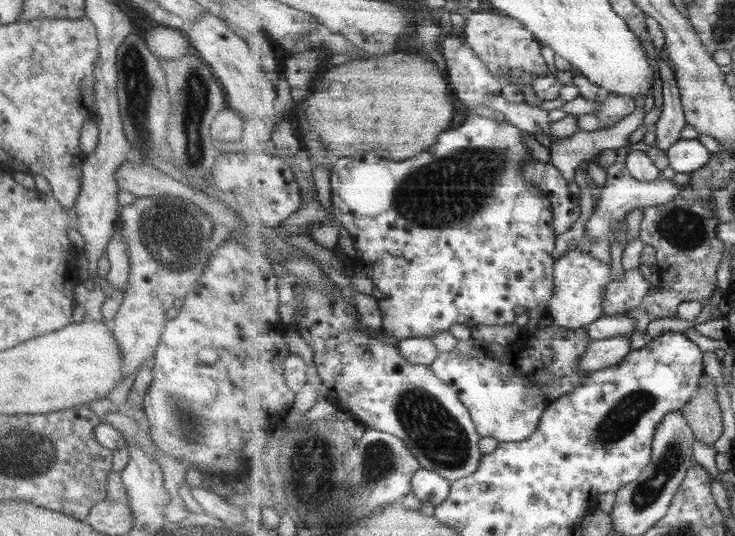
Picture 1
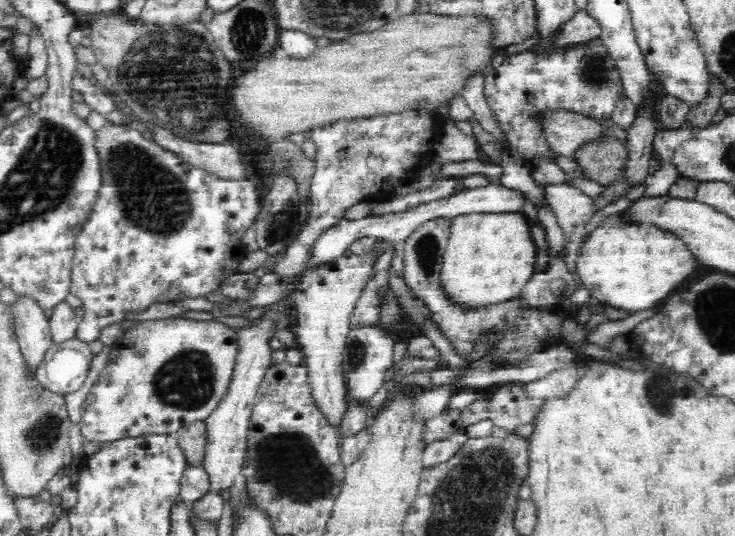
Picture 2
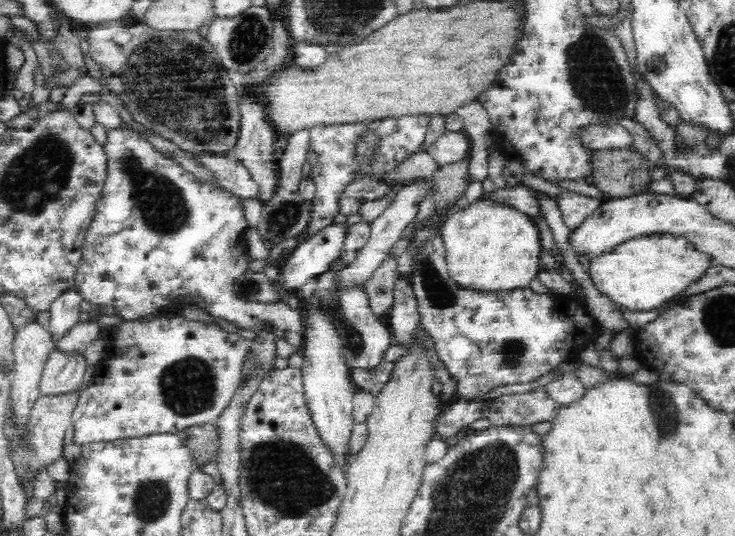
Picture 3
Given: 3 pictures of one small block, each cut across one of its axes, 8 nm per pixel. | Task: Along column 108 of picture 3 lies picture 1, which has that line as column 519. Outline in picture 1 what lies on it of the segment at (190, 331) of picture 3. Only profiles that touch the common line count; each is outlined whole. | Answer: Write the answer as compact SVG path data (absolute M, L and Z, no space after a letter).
M533 309L528 313L530 319L520 333L520 339L512 346L506 348L506 357L502 360L493 360L490 352L479 354L475 358L457 352L442 353L437 360L429 366L437 378L447 382L459 398L467 405L474 418L477 430L482 436L491 436L499 442L523 442L538 432L539 425L546 408L562 396L575 393L582 386L590 374L583 374L580 369L580 360L585 357L589 345L594 342L586 328L571 330L561 328L553 323L543 326L541 319L545 309Z

